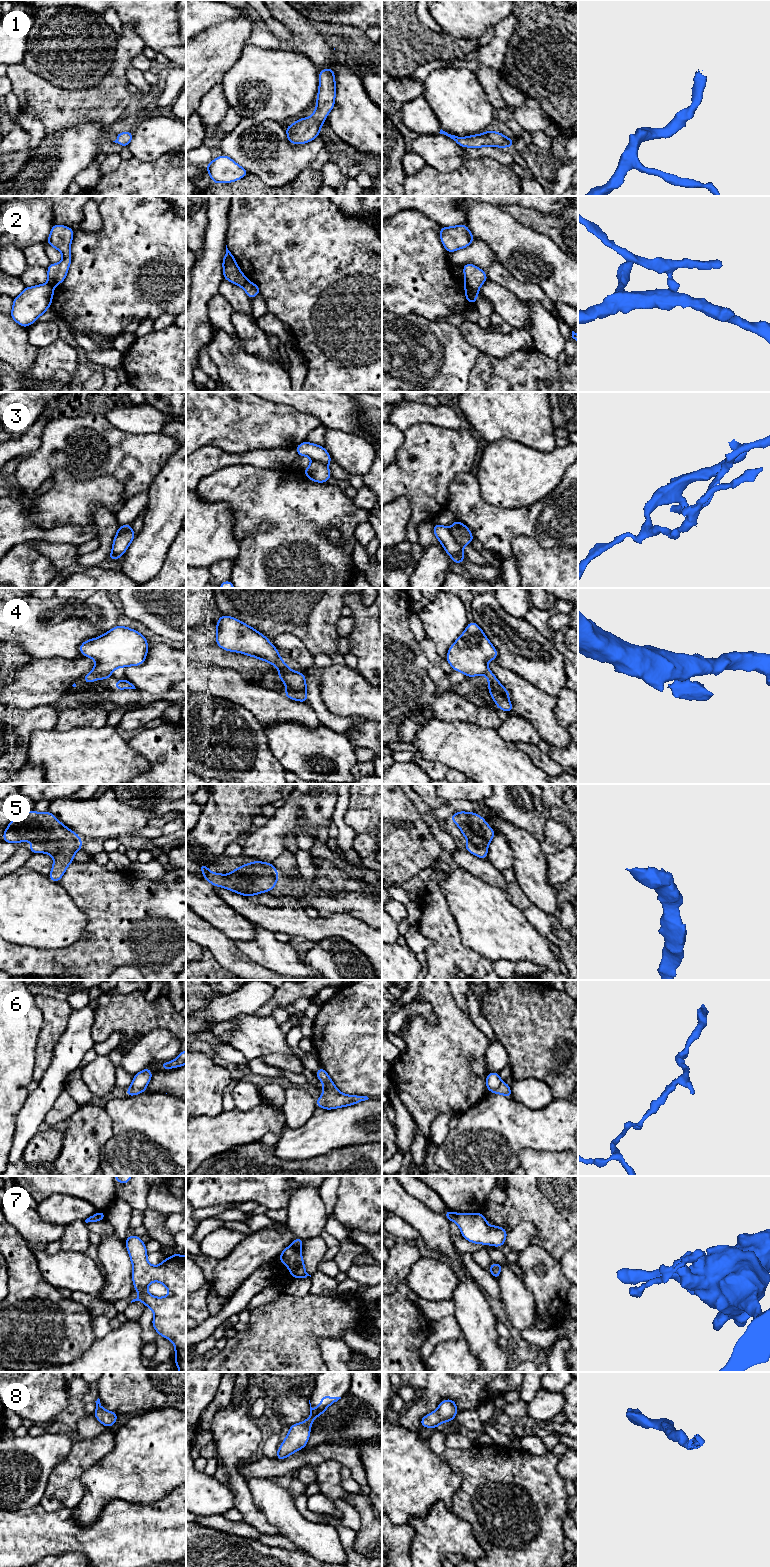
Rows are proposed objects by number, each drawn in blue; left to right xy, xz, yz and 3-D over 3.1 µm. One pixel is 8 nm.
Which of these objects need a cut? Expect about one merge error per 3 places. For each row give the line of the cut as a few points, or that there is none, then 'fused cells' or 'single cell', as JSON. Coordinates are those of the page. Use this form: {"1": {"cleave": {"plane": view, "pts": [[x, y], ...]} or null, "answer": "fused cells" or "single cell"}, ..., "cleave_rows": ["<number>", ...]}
{"1": {"cleave": null, "answer": "single cell"}, "2": {"cleave": {"plane": "yz", "pts": [[465, 283], [477, 291]]}, "answer": "fused cells"}, "3": {"cleave": {"plane": "yz", "pts": [[449, 530], [453, 538], [462, 546]]}, "answer": "fused cells"}, "4": {"cleave": {"plane": "xz", "pts": [[287, 690], [306, 693]]}, "answer": "fused cells"}, "5": {"cleave": null, "answer": "single cell"}, "6": {"cleave": null, "answer": "single cell"}, "7": {"cleave": {"plane": "xz", "pts": [[292, 1243], [299, 1248]]}, "answer": "fused cells"}, "8": {"cleave": null, "answer": "single cell"}, "cleave_rows": ["2", "3", "4", "7"]}

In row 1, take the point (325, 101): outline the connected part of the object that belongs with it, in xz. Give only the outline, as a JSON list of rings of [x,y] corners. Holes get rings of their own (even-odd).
[[[332,68],[319,71],[319,88],[316,109],[308,118],[301,118],[285,128],[288,141],[299,145],[311,142],[320,135],[321,125],[334,108],[336,97],[335,73]]]

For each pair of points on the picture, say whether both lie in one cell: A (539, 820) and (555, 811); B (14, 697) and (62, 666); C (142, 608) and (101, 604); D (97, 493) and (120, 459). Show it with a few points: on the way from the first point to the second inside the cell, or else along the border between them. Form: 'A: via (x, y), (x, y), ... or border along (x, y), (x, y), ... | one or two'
A: border along (541, 794), (543, 814), (547, 818) | two
B: via (26, 689), (31, 685), (50, 678) | one
C: border along (119, 605), (121, 612) | two
D: border along (86, 479), (113, 476), (122, 485), (124, 492) | two

